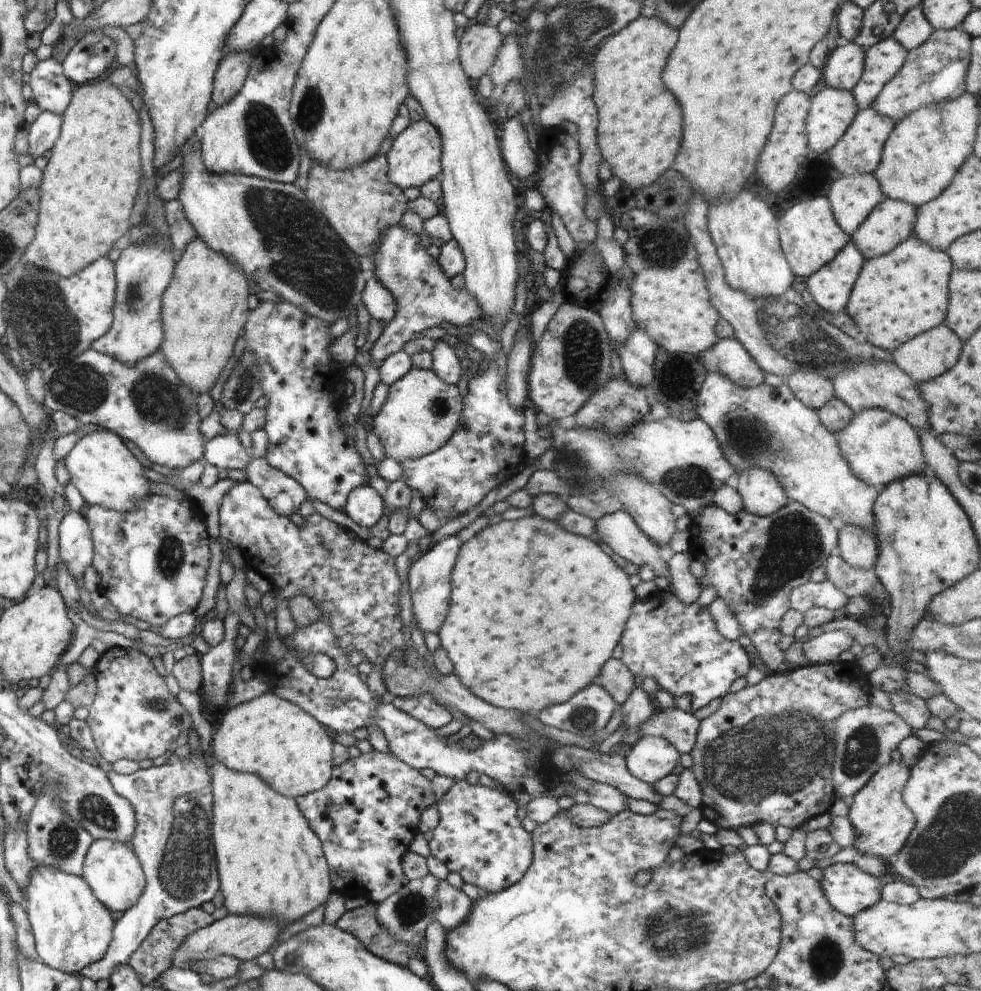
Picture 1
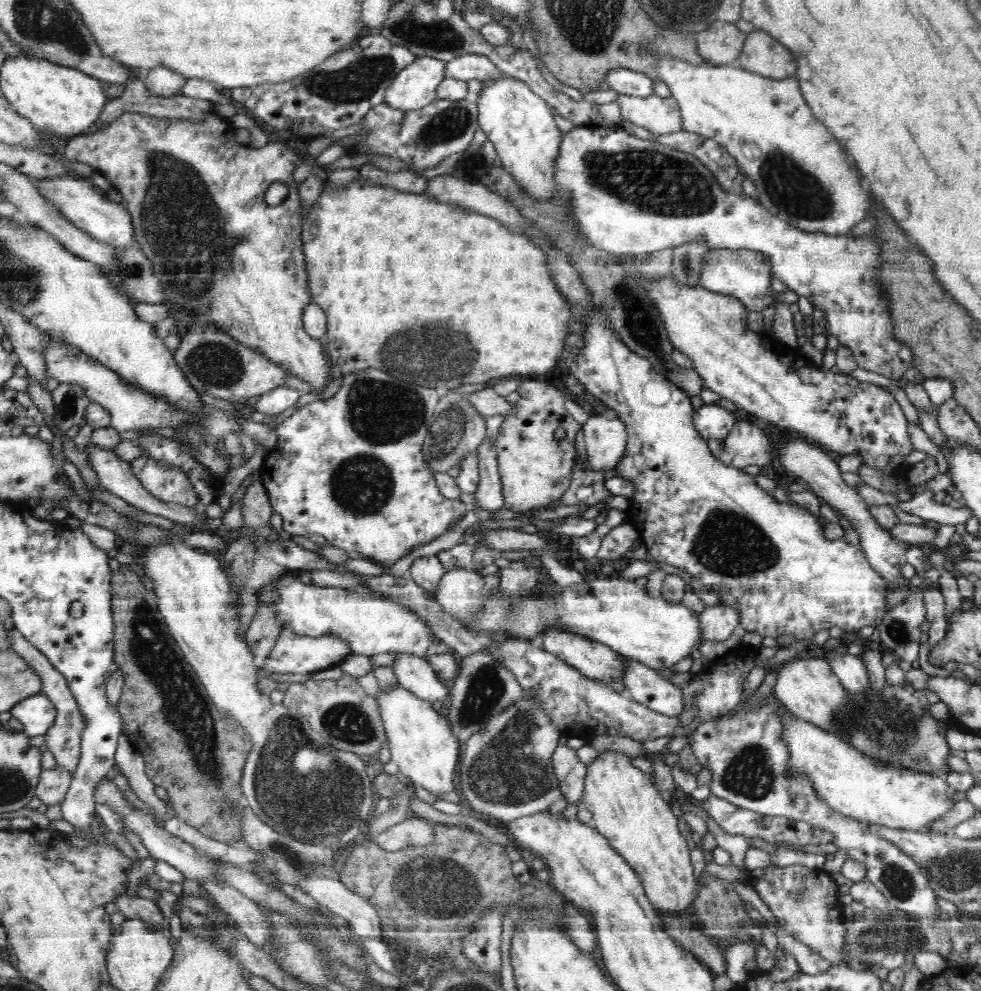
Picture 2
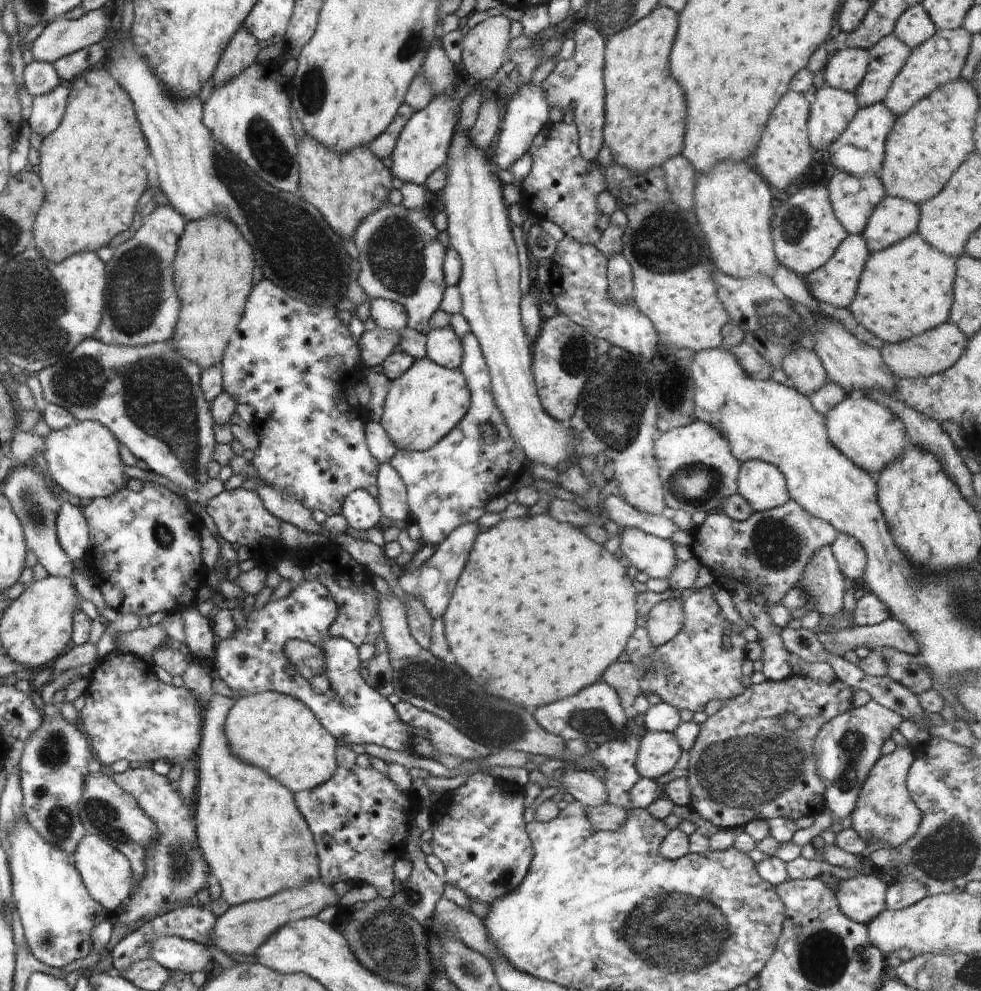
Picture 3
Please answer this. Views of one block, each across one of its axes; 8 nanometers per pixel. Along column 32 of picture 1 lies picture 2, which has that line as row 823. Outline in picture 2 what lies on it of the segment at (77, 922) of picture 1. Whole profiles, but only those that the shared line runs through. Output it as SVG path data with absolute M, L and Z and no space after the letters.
M784 707L774 714L782 717L782 740L786 741L790 750L786 772L790 776L806 777L814 785L814 793L833 811L878 826L918 832L932 826L936 820L944 818L948 810L952 810L955 790L942 778L924 771L904 770L875 762L846 741L798 718Z

